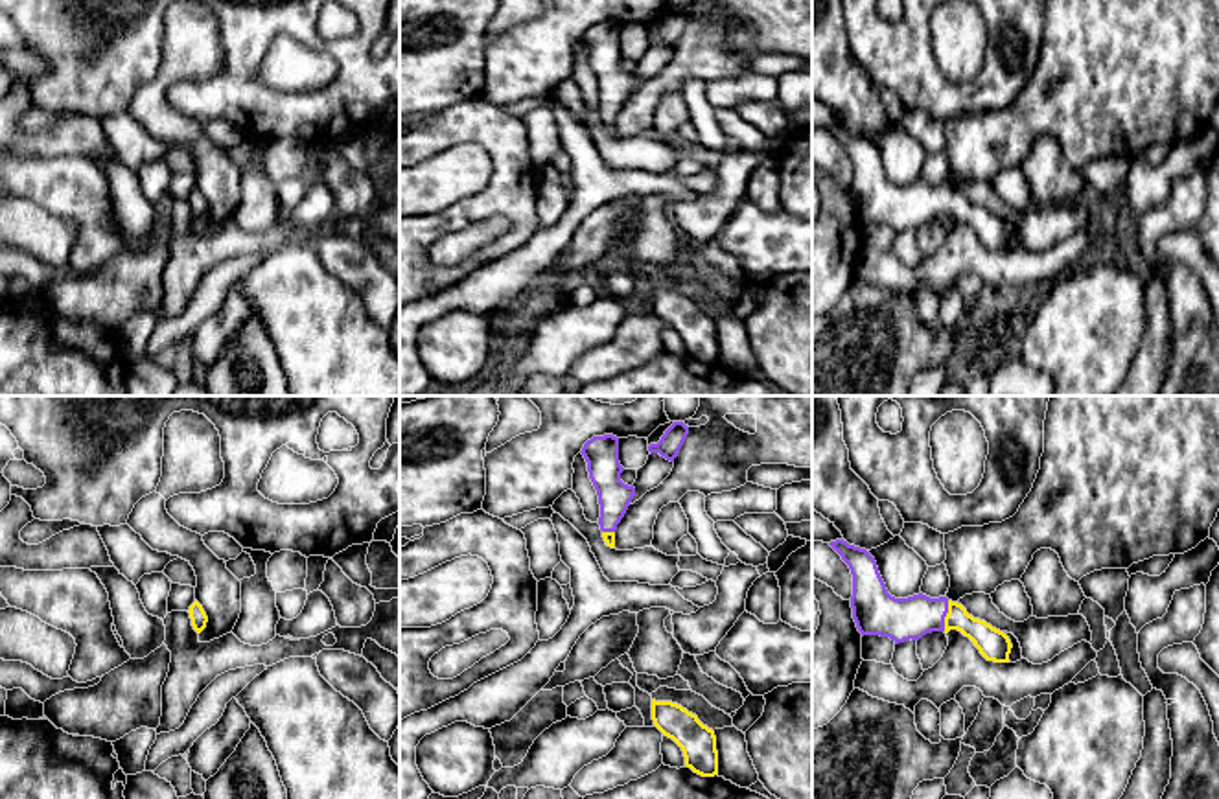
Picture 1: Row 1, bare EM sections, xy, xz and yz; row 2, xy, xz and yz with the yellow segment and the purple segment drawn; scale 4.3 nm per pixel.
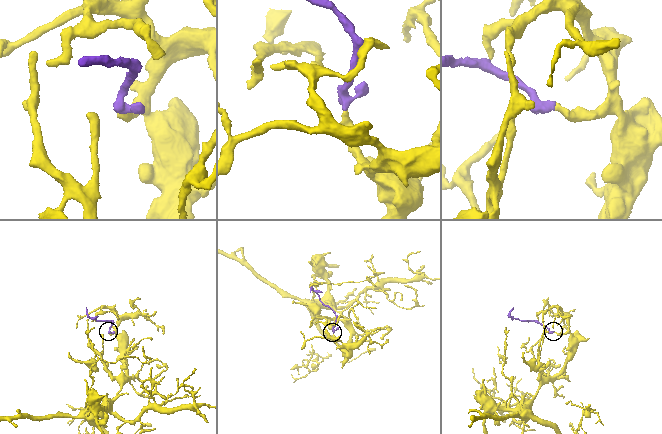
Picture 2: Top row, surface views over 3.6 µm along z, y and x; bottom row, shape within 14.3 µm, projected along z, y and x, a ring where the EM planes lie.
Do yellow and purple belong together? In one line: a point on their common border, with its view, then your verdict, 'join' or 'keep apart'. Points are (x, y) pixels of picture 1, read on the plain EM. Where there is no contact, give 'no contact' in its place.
meets yellow in yz at (947, 203); join

